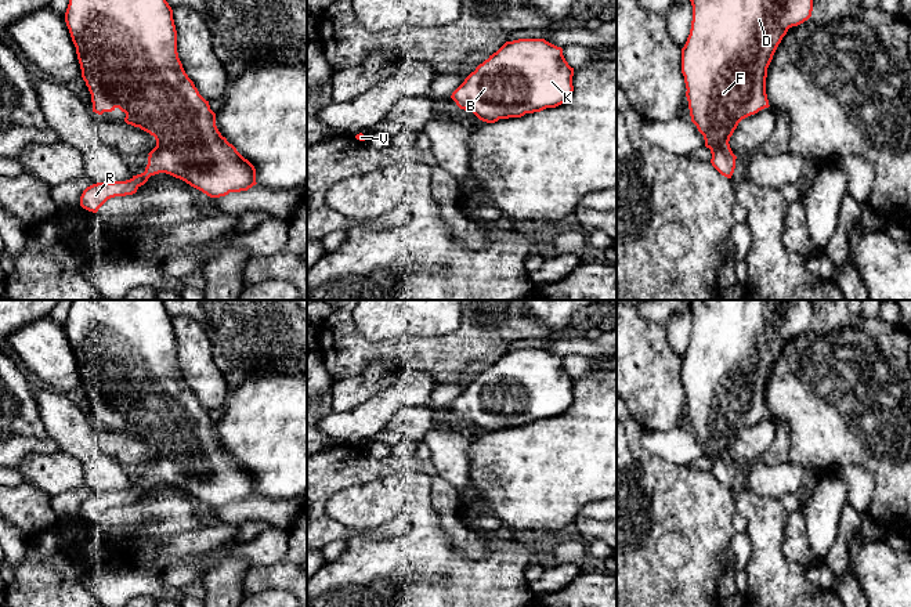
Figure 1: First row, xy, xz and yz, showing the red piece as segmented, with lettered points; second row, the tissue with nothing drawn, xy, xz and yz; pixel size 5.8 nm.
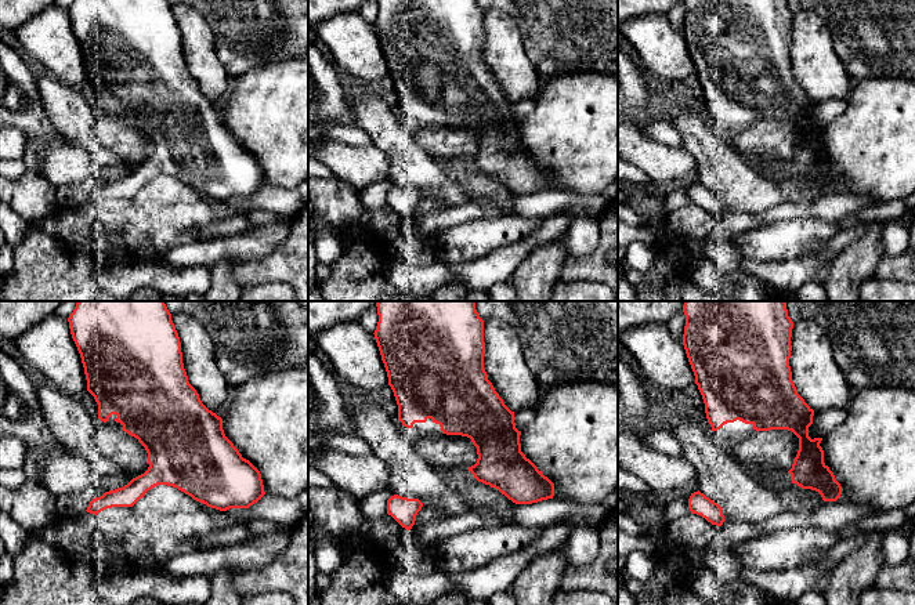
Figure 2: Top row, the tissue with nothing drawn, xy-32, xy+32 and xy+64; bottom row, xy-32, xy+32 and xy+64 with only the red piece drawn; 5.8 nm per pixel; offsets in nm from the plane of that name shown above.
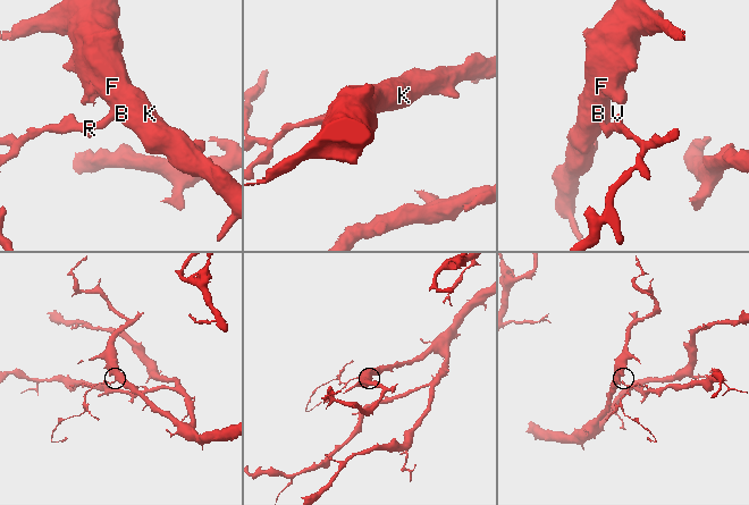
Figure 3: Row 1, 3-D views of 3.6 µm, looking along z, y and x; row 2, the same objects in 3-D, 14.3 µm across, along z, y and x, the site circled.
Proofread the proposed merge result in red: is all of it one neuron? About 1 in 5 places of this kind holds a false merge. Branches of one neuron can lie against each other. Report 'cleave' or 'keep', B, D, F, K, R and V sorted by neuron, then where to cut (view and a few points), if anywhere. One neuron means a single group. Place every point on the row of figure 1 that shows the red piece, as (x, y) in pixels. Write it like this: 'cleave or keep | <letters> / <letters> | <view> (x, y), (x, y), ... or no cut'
keep | B D F K R V | no cut

